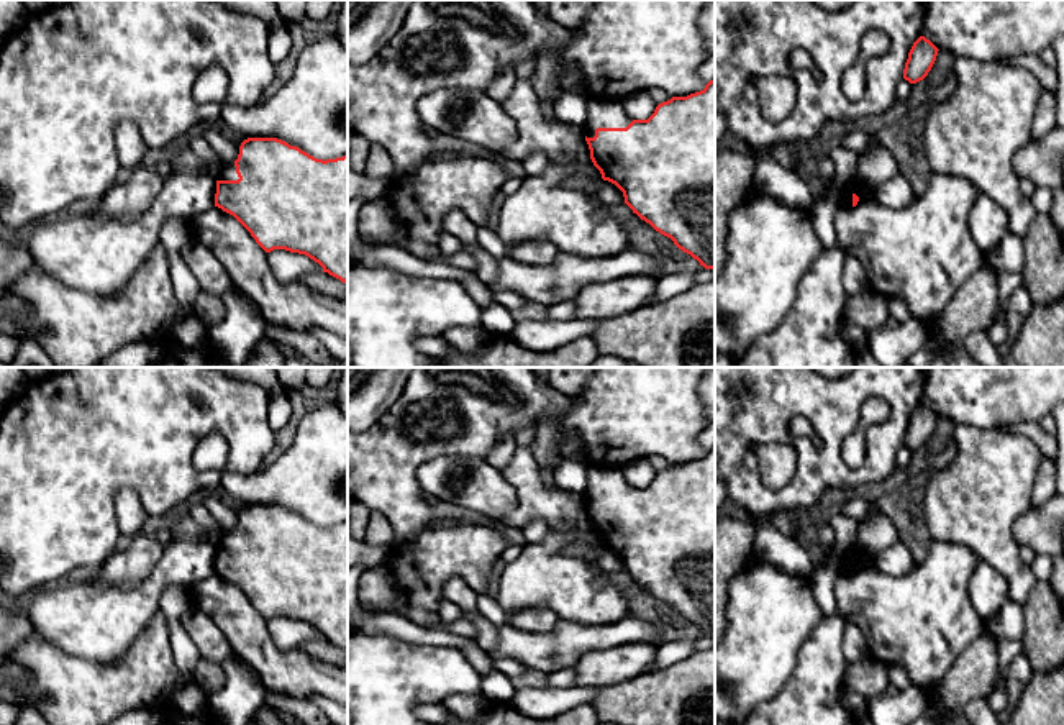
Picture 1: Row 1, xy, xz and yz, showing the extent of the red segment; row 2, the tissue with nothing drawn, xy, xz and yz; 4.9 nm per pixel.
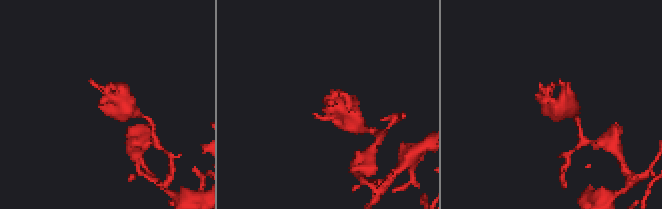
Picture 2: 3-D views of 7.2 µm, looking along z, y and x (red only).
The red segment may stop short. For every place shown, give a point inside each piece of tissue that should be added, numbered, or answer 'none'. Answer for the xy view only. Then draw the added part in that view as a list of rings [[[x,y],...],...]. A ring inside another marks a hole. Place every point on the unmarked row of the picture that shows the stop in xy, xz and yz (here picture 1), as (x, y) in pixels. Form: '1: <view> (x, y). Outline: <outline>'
1: xy (228, 540). Outline: [[[234,530],[225,531],[216,548],[238,548]]]

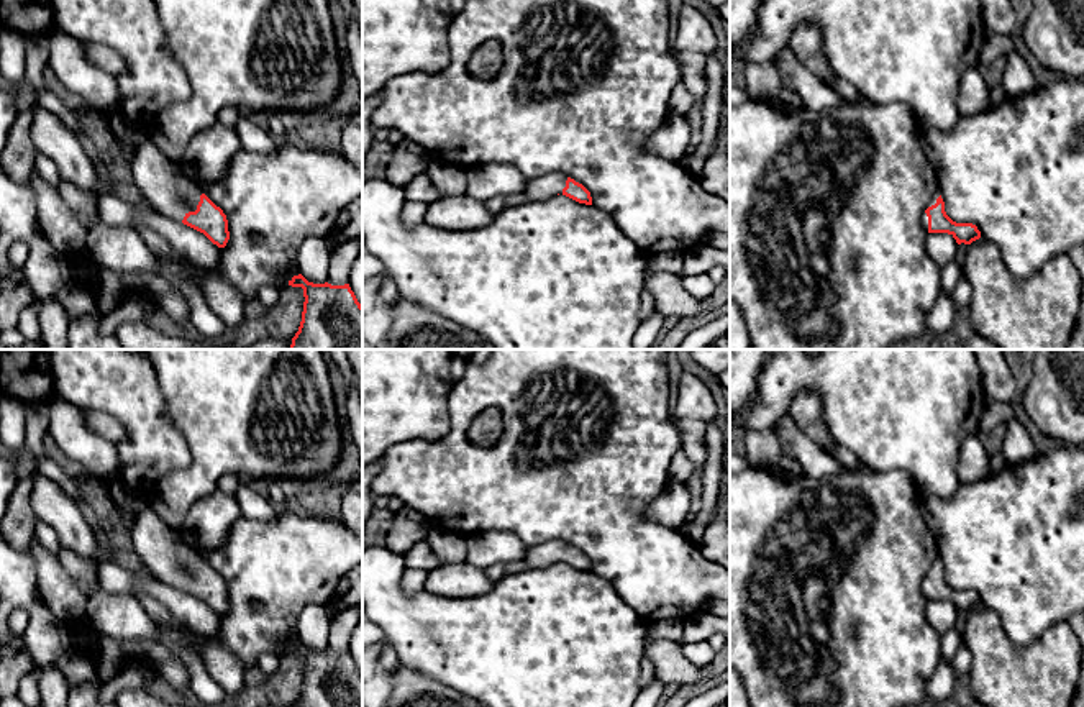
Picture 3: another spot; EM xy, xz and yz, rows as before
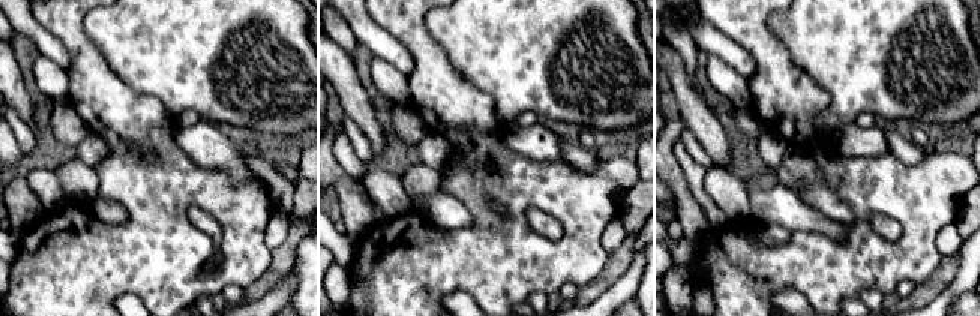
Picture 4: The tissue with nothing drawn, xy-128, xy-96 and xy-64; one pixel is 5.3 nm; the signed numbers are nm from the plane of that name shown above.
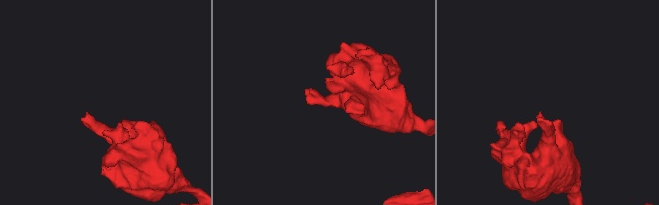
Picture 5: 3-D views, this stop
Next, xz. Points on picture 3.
1: xz (538, 556). Outline: [[[546,541],[543,545],[533,545],[528,548],[523,561],[531,569],[543,569],[558,561],[562,563],[566,548],[567,548],[567,543],[564,541]]]

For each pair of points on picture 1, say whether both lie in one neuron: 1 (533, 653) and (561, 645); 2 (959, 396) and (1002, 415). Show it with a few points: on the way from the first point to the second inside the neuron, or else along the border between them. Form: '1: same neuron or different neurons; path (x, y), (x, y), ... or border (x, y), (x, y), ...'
1: same neuron; path (540, 652), (554, 650)
2: same neuron; path (969, 396), (982, 396), (992, 405)

